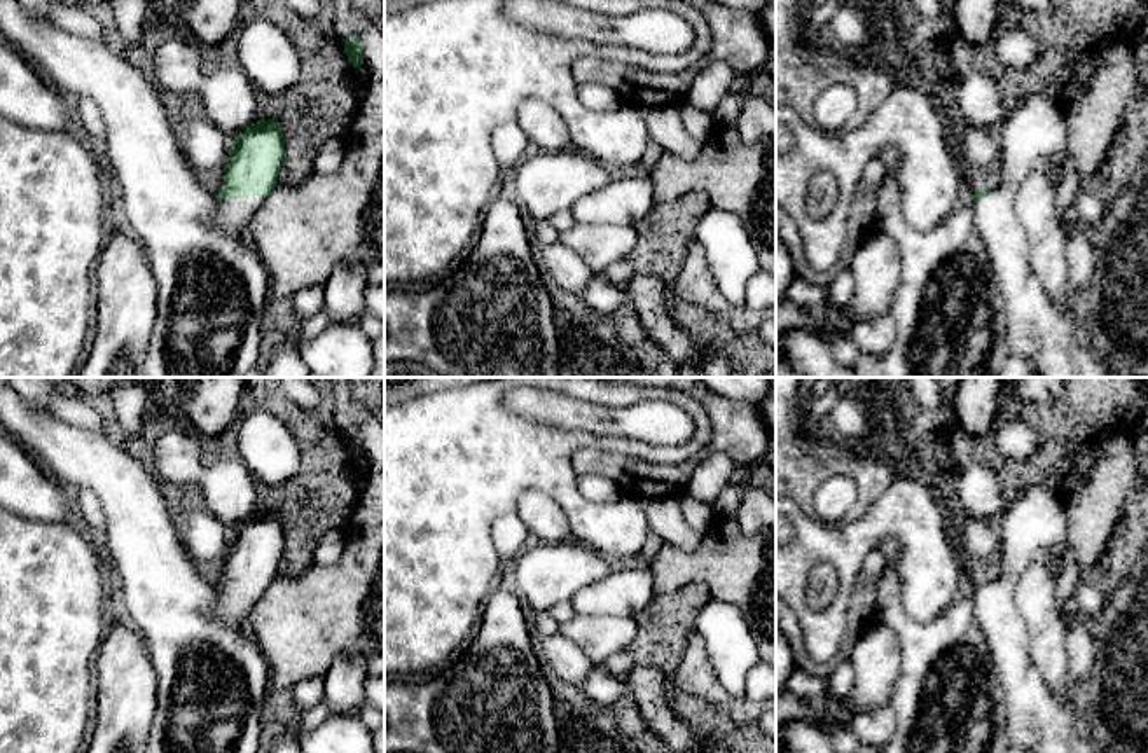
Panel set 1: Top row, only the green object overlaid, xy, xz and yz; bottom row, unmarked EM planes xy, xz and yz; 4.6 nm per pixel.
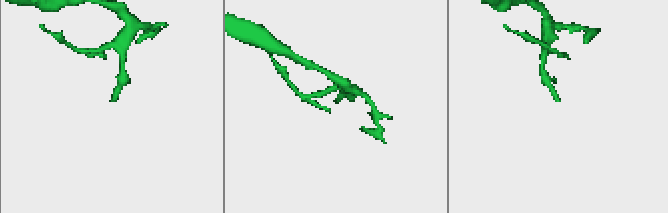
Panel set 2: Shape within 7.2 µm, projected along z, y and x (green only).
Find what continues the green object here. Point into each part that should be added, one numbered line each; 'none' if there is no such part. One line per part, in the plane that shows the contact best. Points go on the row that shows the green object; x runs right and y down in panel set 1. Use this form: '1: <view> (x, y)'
1: xy (235, 215)

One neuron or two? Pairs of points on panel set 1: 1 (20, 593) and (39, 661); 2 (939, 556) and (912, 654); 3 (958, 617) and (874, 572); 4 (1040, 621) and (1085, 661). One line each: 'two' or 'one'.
1: one
2: two
3: two
4: two

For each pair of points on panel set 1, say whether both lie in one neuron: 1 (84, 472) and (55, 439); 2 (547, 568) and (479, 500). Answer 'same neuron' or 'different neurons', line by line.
1: same neuron
2: different neurons

